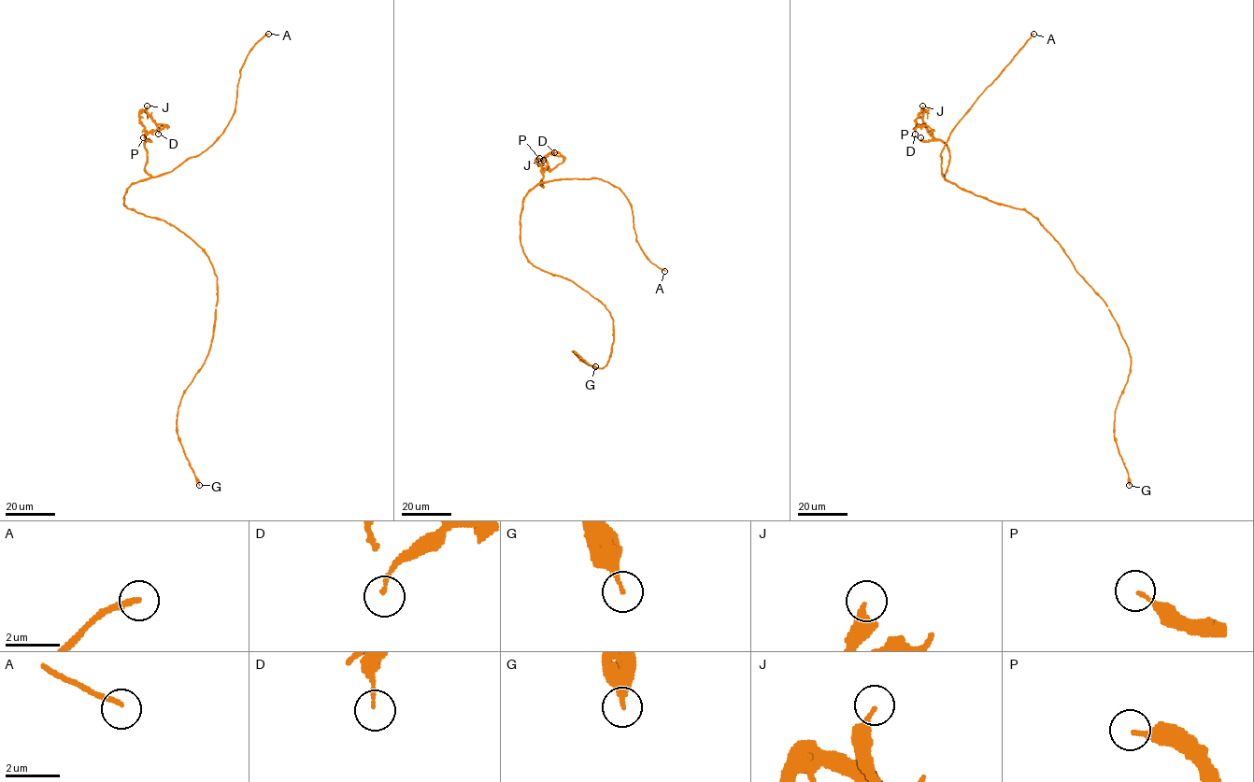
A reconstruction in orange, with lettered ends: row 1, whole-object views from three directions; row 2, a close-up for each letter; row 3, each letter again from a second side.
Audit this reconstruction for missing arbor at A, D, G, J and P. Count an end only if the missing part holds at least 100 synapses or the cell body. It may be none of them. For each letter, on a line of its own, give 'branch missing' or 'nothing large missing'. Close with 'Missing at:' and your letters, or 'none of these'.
A: branch missing
D: nothing large missing
G: nothing large missing
J: nothing large missing
P: nothing large missing
Missing at: A

